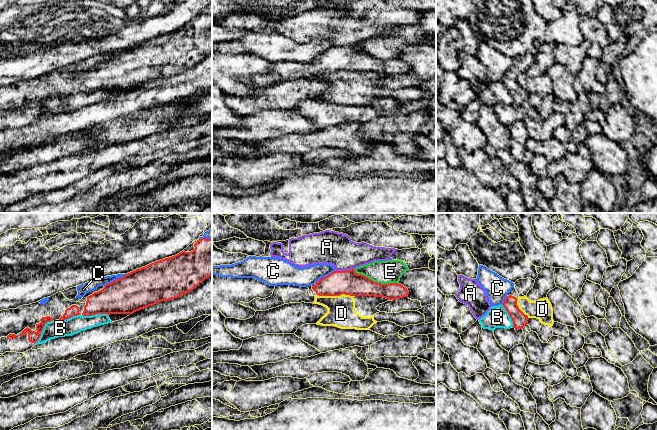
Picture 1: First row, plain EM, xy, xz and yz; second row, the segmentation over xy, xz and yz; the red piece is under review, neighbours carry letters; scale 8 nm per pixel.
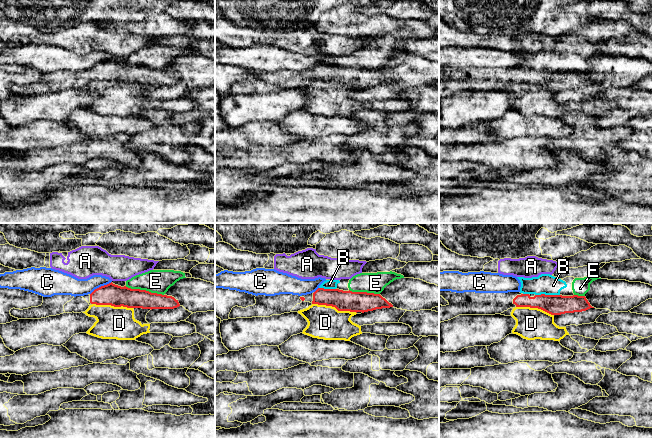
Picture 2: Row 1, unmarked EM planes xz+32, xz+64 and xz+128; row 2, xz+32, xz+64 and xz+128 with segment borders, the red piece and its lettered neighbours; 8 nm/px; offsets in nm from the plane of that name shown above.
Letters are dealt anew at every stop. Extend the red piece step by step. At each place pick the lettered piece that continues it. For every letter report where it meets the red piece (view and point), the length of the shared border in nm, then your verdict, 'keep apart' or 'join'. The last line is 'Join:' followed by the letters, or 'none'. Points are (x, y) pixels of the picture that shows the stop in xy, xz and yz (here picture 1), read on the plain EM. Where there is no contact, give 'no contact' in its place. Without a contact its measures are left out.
A: contact xz (345, 46); length 160 nm; keep apart
B: contact xy (42, 106); length 240 nm; keep apart
C: contact xy (117, 55); length 220 nm; keep apart
D: contact xz (336, 71); length 280 nm; keep apart
E: contact xz (375, 58); length 360 nm; keep apart
Join: none

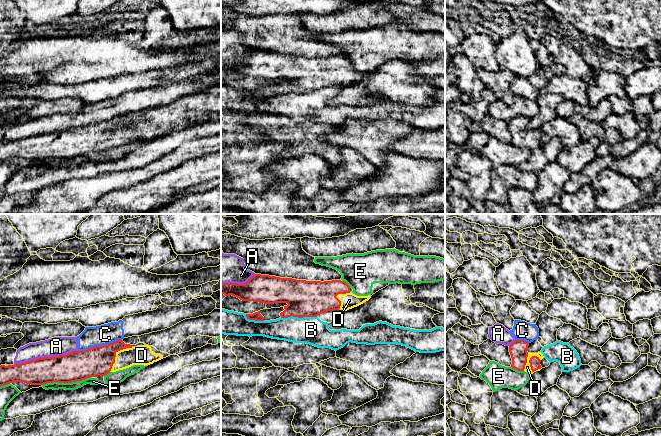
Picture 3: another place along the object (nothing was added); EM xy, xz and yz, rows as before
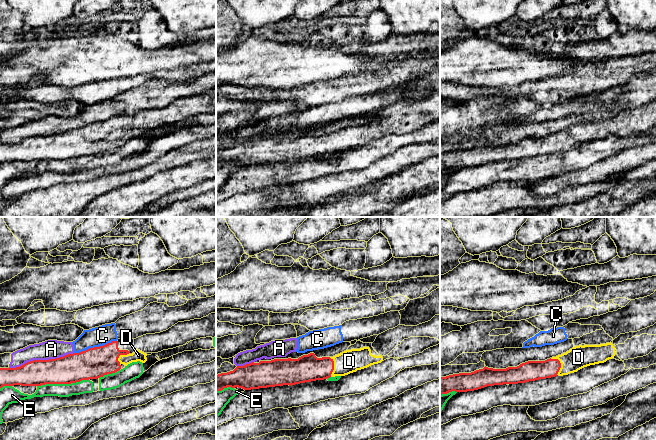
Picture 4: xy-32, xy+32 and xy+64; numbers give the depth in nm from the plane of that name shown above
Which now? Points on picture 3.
A: contact xy (45, 133); length 500 nm; keep apart
B: contact xz (298, 93); length 280 nm; keep apart
C: contact xy (99, 122); length 360 nm; keep apart
D: contact yz (530, 142); length 170 nm; join
E: contact xy (66, 158); length 400 nm; keep apart
Join: D

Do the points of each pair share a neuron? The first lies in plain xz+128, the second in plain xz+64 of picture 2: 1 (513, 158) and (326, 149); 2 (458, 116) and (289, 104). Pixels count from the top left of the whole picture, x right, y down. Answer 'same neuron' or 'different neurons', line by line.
1: same neuron
2: same neuron

